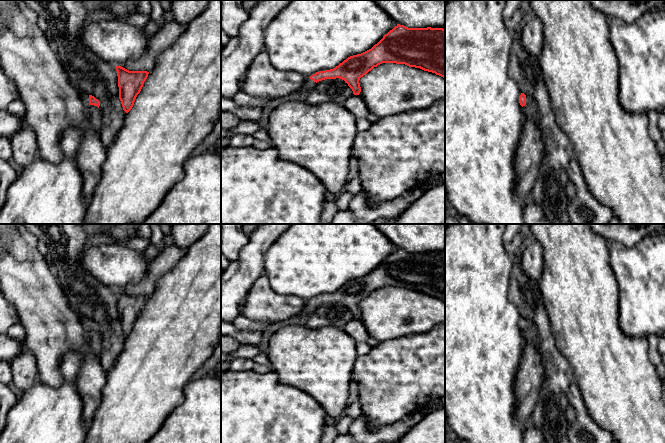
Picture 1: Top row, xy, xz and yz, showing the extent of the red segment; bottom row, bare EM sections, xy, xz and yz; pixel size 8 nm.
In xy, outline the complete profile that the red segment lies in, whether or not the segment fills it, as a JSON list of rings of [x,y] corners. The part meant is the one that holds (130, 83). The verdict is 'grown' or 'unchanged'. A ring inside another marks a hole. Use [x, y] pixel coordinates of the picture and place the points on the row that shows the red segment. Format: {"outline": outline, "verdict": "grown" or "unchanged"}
{"outline": [[[116,66],[119,87],[119,99],[123,110],[128,113],[140,93],[149,72],[147,71],[129,71],[123,67]]], "verdict": "unchanged"}

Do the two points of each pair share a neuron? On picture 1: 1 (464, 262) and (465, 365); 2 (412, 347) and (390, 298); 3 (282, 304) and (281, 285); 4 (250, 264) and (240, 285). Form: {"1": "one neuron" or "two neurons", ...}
{"1": "one neuron", "2": "two neurons", "3": "two neurons", "4": "one neuron"}

